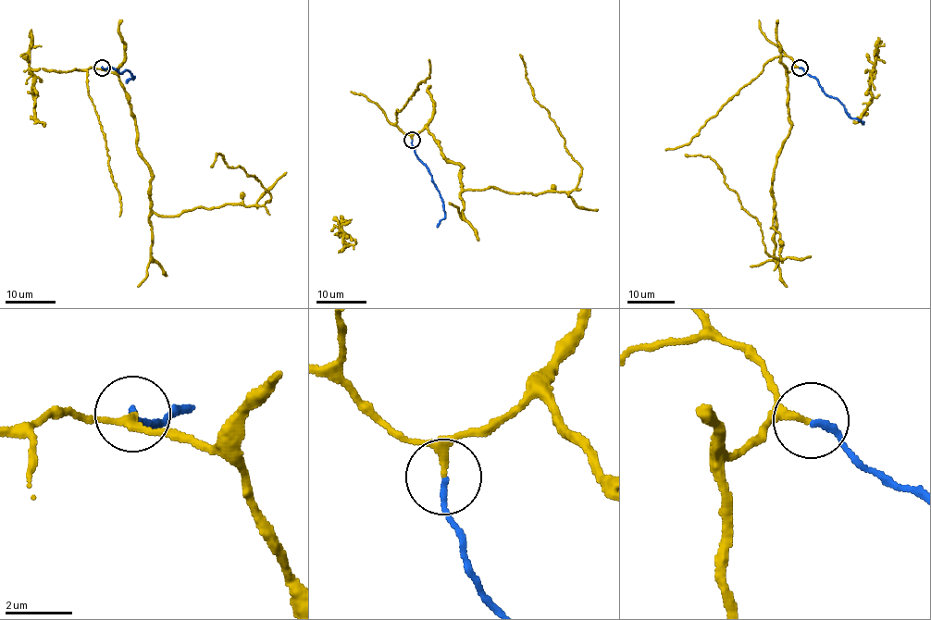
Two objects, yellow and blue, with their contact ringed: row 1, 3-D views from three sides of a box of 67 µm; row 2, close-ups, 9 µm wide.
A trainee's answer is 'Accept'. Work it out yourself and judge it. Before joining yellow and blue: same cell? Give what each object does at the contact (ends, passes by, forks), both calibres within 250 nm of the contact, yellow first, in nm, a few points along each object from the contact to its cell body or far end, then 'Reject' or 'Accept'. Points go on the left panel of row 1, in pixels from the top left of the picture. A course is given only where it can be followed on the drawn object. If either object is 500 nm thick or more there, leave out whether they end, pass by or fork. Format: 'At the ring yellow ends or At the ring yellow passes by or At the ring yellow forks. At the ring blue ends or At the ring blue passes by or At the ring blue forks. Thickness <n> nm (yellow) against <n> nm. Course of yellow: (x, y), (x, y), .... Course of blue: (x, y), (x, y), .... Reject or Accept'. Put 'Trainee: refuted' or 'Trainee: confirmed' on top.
Trainee: confirmed
At the ring yellow passes by. At the ring blue ends. Thickness 150 nm (yellow) against 180 nm. Course of yellow: (102, 68), (128, 101), (152, 211), (268, 201), (224, 155), (211, 167). Course of blue: (102, 68), (109, 67), (121, 73), (124, 69), (131, 73), (133, 79), (126, 82). Accept

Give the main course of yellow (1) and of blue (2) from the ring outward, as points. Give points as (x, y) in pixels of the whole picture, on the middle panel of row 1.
1: (411, 140), (428, 130), (447, 163), (461, 166), (463, 188), (571, 192), (582, 167), (534, 97), (520, 54)
2: (411, 140), (411, 145), (431, 174), (441, 197), (444, 216), (437, 227)

